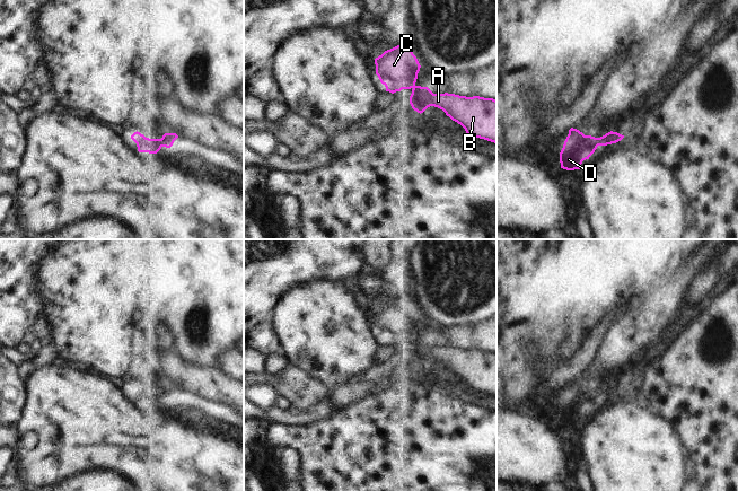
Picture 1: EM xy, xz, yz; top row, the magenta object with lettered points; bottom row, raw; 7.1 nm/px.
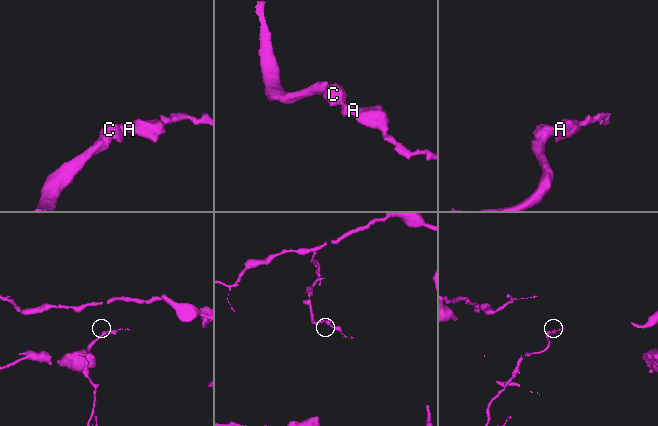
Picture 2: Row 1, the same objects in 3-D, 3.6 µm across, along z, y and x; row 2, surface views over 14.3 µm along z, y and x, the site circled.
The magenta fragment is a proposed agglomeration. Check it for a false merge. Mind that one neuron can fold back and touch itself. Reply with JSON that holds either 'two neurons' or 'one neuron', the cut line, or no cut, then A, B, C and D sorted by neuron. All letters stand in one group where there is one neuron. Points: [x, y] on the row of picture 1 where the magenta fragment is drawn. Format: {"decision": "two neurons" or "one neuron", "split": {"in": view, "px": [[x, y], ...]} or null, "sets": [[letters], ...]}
{"decision": "one neuron", "split": null, "sets": [["A", "B", "C", "D"]]}

